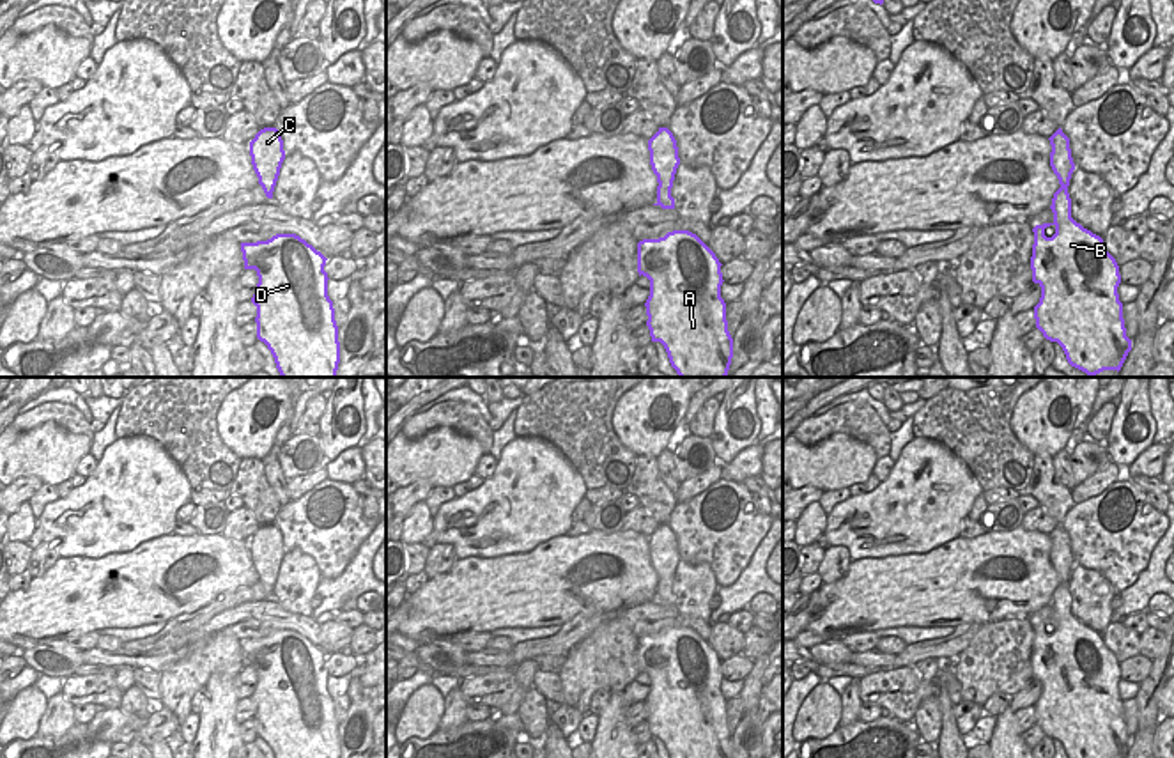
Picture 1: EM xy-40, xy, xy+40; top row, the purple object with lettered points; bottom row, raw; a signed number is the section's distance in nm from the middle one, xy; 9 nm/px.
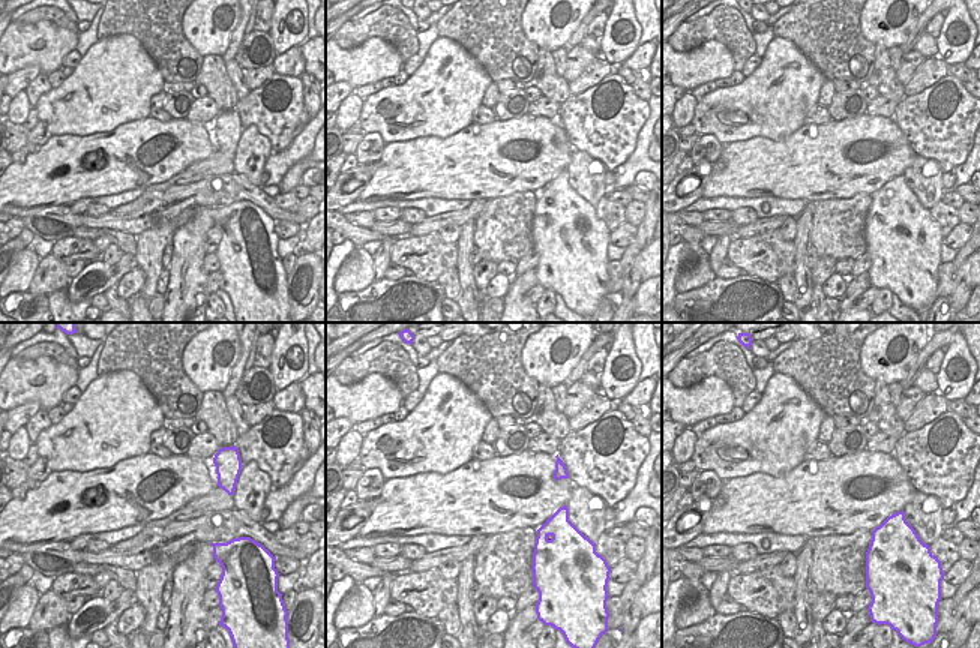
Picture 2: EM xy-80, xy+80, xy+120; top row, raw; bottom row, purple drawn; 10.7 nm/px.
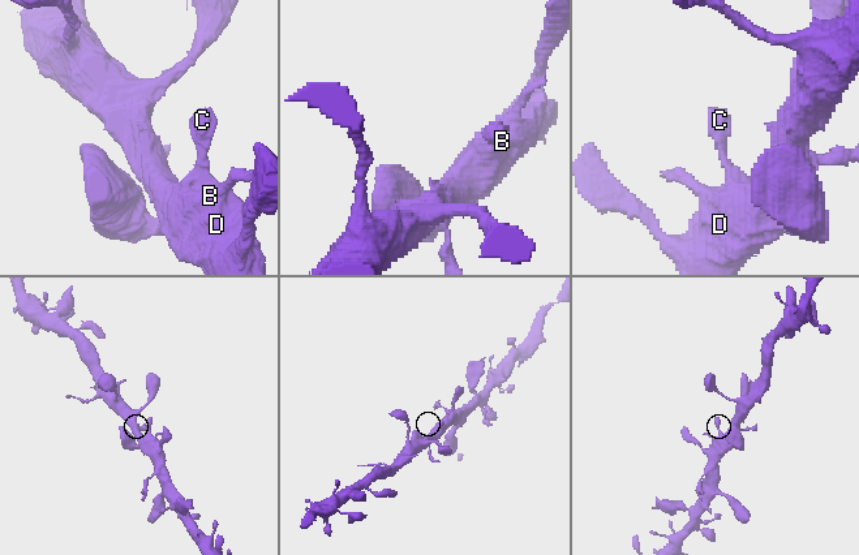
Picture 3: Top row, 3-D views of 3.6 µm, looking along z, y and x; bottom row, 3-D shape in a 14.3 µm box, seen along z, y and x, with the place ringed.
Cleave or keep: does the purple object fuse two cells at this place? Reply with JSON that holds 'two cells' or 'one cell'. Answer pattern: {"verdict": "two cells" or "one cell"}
{"verdict": "one cell"}

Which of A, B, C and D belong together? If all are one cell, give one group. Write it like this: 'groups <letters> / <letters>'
groups A B C D

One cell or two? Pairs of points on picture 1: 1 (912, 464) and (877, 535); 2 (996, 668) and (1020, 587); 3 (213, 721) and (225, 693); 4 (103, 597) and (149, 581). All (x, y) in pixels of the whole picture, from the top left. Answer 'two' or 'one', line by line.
1: one
2: two
3: one
4: one

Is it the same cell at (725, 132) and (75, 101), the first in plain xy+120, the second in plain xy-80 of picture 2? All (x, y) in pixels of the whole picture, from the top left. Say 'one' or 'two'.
one

